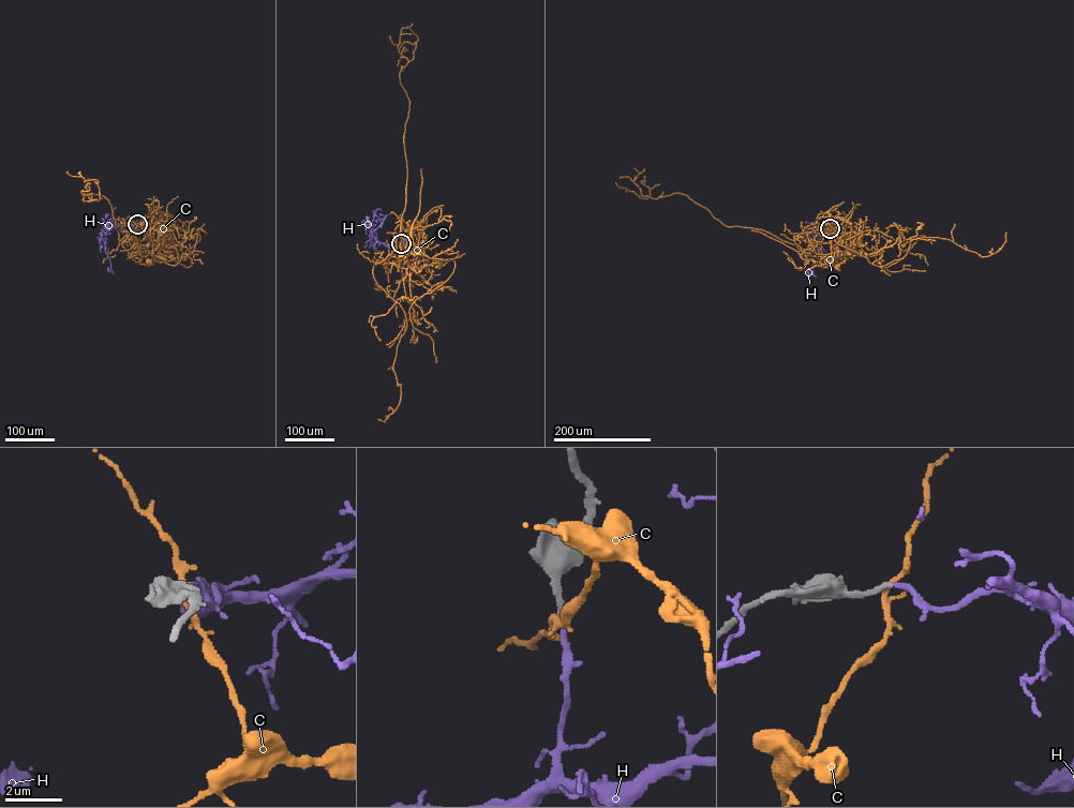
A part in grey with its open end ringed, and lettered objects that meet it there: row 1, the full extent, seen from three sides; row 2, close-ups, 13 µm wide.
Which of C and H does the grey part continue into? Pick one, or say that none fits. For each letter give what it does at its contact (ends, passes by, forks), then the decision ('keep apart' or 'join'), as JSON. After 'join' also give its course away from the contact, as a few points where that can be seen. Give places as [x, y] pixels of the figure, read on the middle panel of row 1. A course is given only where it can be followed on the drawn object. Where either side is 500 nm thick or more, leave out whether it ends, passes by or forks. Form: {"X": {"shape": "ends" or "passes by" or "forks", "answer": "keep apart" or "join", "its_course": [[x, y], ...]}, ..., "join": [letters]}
{"C": {"shape": "passes by", "answer": "keep apart"}, "H": {"shape": "ends", "answer": "join", "its_course": [[401, 243], [390, 247], [377, 241], [367, 226], [369, 222], [370, 226], [367, 218]]}, "join": ["H"]}

